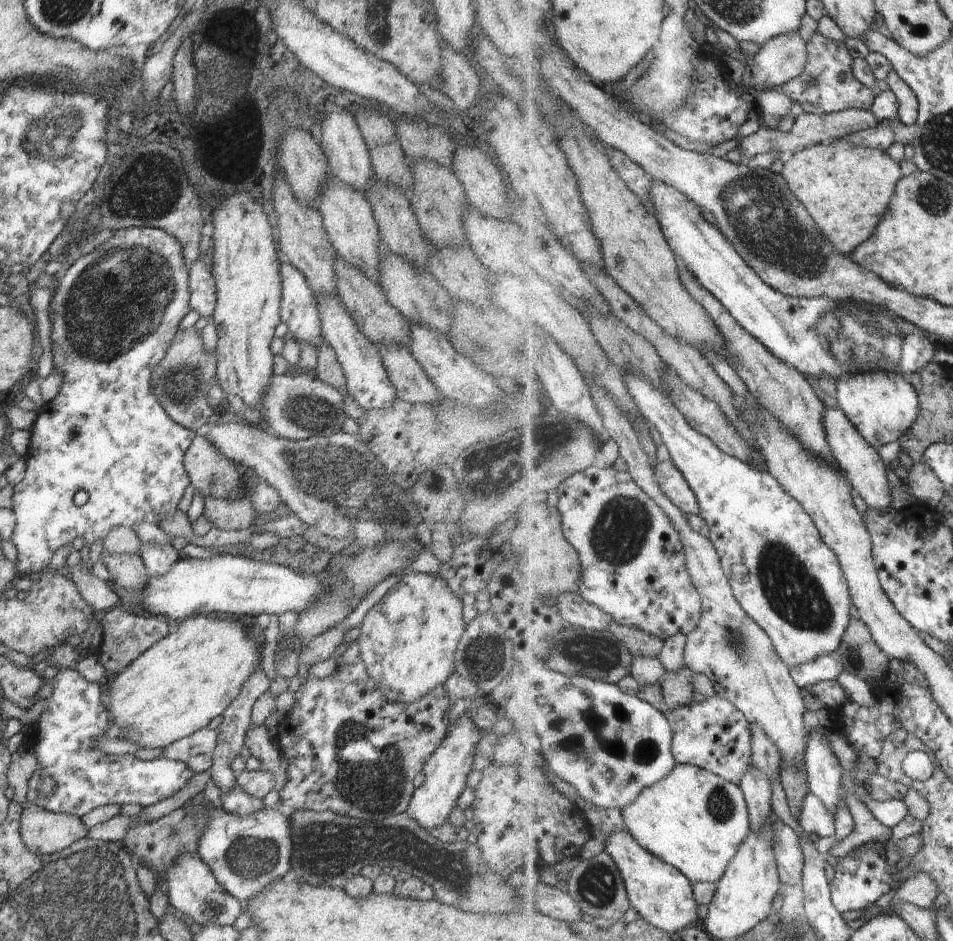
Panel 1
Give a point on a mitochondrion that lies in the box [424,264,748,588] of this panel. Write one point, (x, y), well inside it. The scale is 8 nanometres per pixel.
(494, 480)

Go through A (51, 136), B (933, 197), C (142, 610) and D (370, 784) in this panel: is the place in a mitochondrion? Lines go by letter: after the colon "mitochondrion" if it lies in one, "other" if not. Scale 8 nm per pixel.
A: mitochondrion
B: mitochondrion
C: other
D: mitochondrion

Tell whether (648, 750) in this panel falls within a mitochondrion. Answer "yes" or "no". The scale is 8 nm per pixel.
yes

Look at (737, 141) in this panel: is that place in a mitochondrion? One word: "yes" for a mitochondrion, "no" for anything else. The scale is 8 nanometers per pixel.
no

